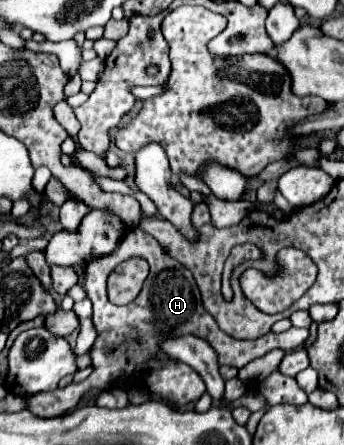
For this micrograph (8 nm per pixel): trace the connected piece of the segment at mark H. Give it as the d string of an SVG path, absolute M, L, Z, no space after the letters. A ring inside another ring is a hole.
M130 228L126 238L122 240L122 244L118 246L118 250L112 252L110 256L98 258L86 266L84 288L94 306L92 322L98 332L98 338L90 350L94 372L86 380L82 380L78 384L72 382L62 390L28 396L28 408L36 416L42 416L42 418L60 416L60 414L68 412L70 408L76 408L82 394L88 392L90 388L108 390L112 384L128 384L130 388L144 388L150 394L156 394L162 400L166 400L172 408L182 408L188 402L196 402L206 392L206 384L198 376L198 372L194 372L184 362L178 362L178 360L162 362L156 356L158 352L162 352L160 342L168 340L168 338L180 338L180 336L188 336L188 334L198 336L216 350L220 366L236 366L236 368L246 366L248 362L264 356L272 348L280 348L284 352L296 350L308 338L308 328L290 328L280 334L268 332L256 340L236 340L236 338L224 334L216 326L216 320L204 310L202 300L200 300L200 290L198 290L190 270L184 268L174 258L170 258L168 254L164 254L160 242L156 242L154 236L142 232L140 228ZM134 256L142 256L148 260L150 274L142 286L142 292L136 296L136 300L132 300L126 306L116 306L108 300L108 294L106 294L106 274L110 274L112 268L118 266L120 262ZM152 362L162 364L162 368L150 368Z

